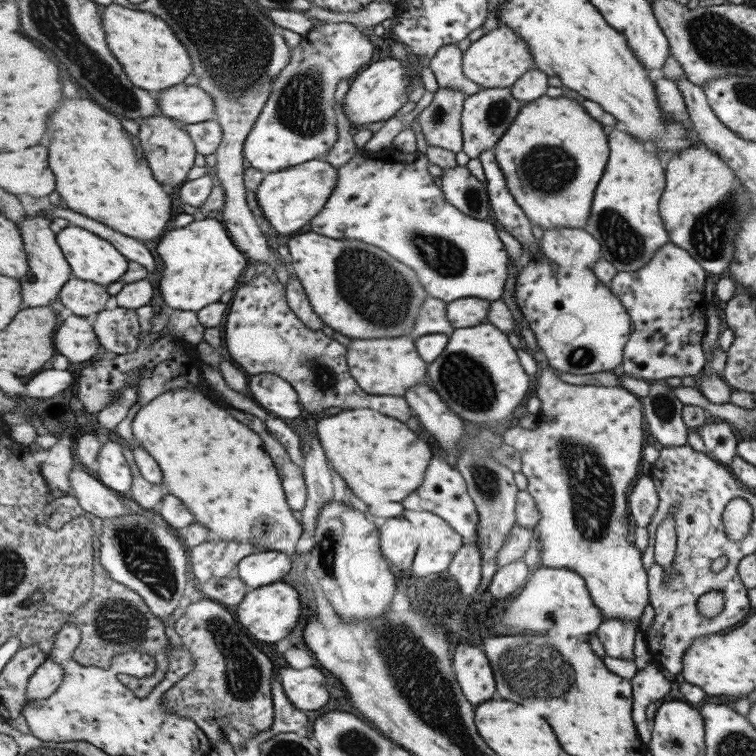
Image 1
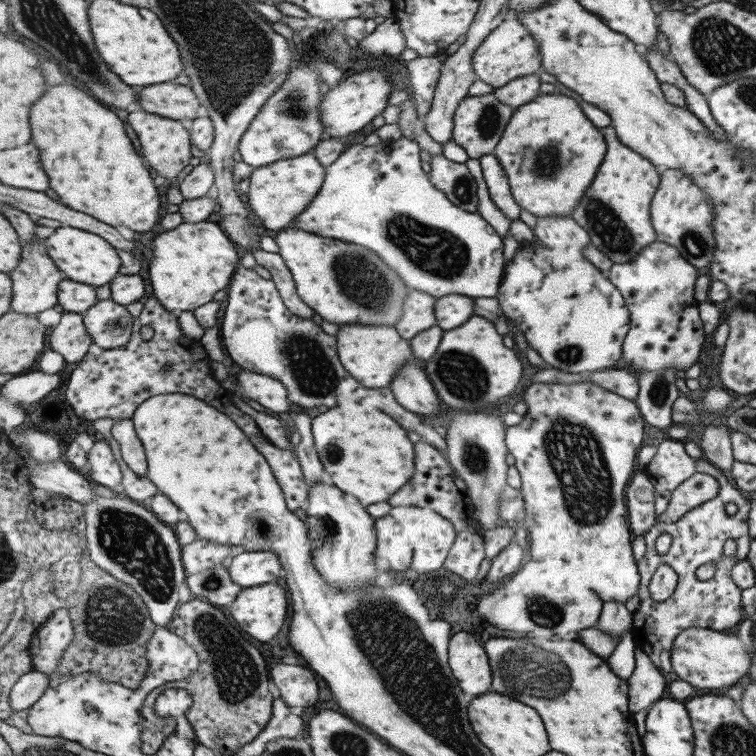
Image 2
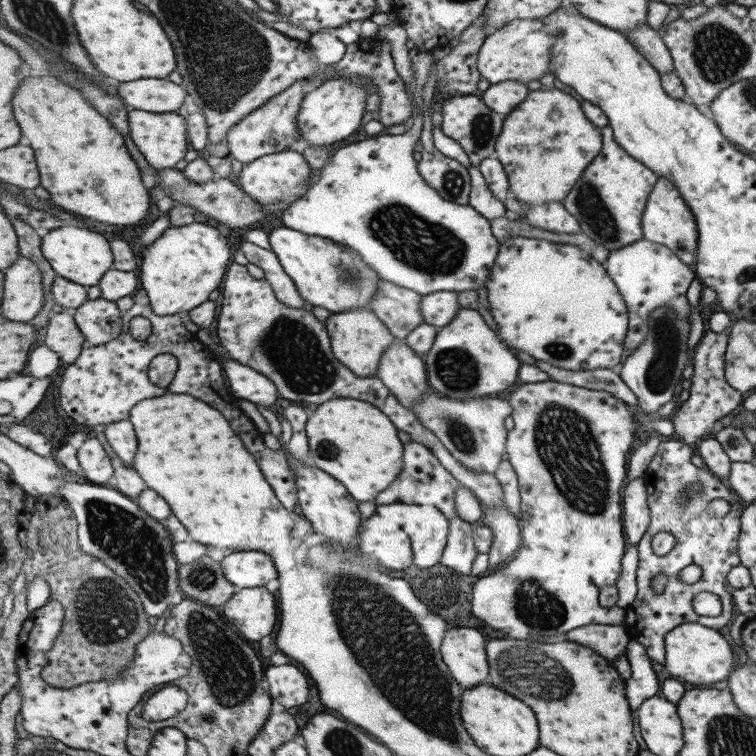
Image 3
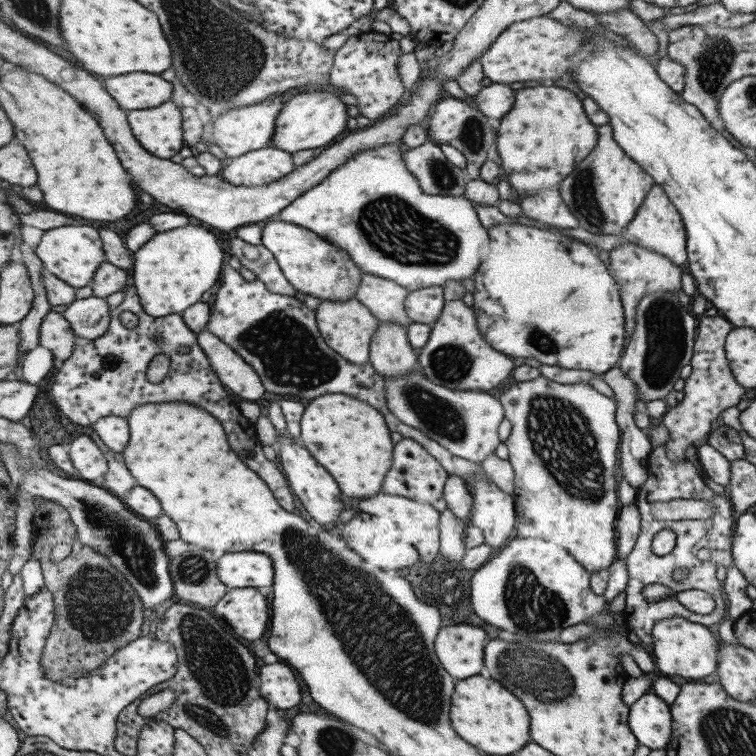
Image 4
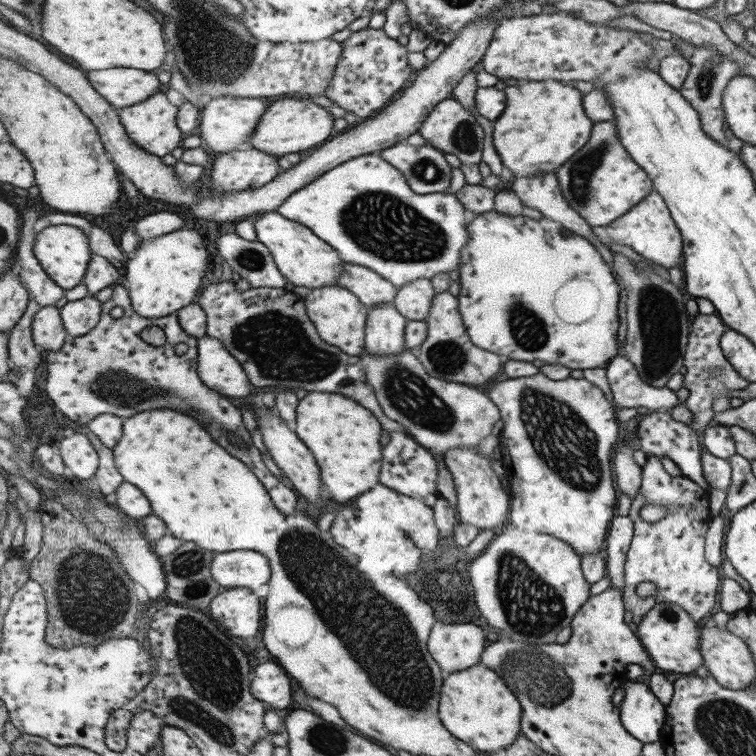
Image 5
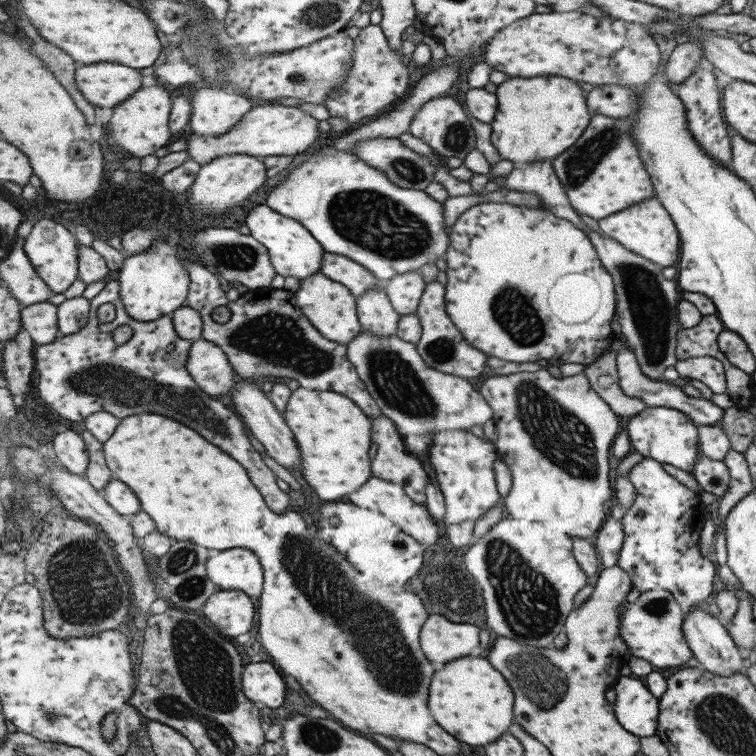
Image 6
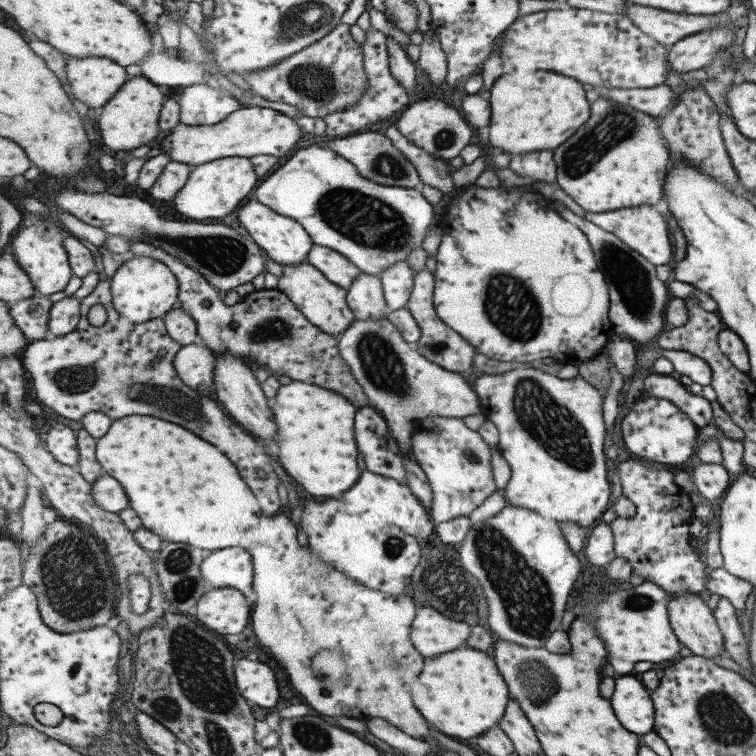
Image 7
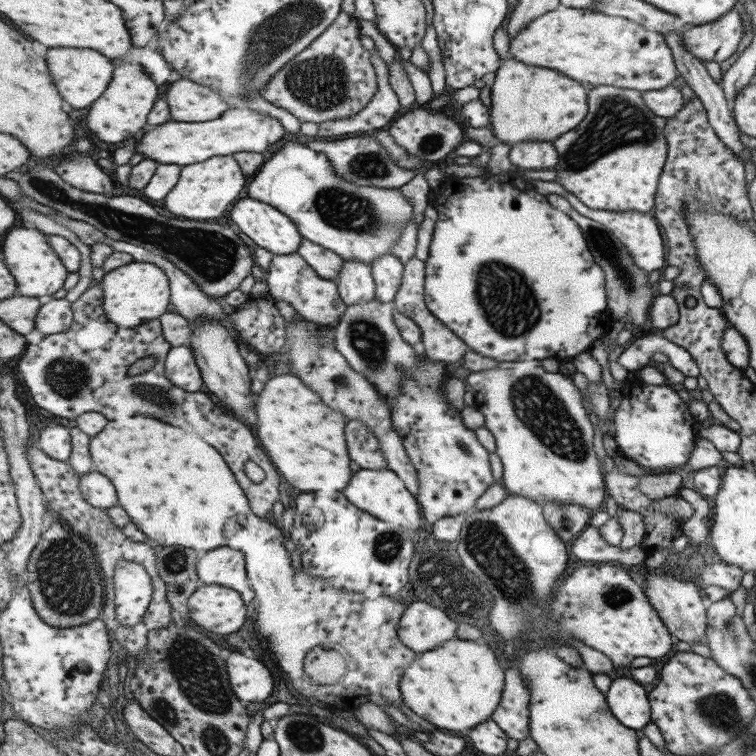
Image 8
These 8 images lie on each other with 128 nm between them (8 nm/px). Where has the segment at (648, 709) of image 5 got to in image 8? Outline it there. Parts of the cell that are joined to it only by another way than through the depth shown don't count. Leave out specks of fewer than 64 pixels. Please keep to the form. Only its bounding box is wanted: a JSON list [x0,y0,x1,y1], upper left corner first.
[606,675,652,730]

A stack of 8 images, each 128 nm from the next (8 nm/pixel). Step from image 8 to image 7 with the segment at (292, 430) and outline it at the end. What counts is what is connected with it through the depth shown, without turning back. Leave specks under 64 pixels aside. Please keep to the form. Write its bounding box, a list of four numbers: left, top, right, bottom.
[271,379,362,496]

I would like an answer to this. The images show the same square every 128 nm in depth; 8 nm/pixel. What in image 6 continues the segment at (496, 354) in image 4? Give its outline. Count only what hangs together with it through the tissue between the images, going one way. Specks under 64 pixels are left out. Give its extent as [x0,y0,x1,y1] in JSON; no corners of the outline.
[417,282,488,380]

